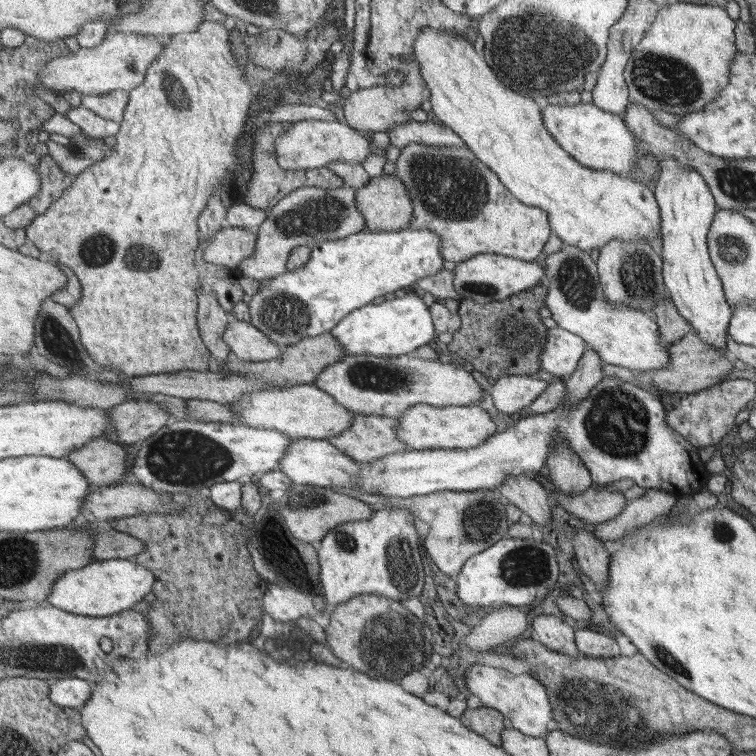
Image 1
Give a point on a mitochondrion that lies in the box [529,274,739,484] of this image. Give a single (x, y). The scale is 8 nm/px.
(617, 422)

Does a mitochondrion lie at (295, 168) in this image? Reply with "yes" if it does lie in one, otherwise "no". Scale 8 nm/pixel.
no

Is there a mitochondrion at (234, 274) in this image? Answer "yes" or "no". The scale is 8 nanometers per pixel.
no

